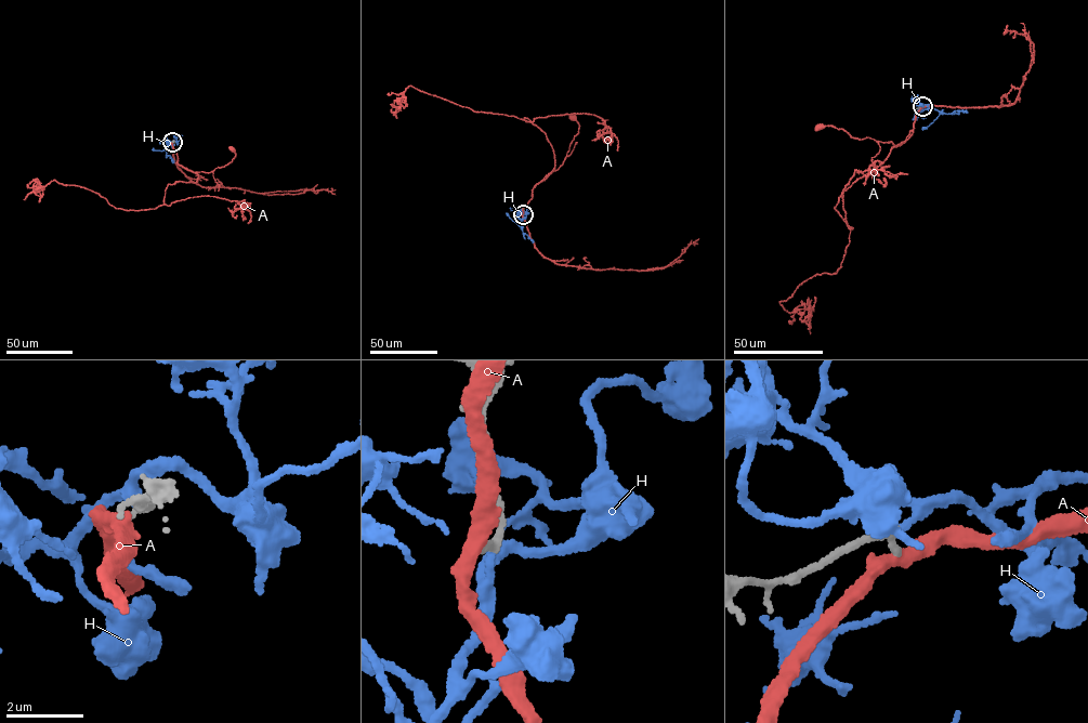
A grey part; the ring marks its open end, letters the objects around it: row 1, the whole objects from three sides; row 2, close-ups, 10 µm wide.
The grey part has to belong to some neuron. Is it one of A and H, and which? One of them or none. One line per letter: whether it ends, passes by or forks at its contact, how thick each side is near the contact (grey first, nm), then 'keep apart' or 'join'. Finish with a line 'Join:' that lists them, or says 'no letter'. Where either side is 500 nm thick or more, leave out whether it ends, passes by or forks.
A: it passes by; calibres 220 and 400 nm; keep apart
H: it passes by; calibres 240 and 130 nm; join
Join: H

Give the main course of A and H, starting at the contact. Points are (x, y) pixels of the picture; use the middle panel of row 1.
A: (523, 214), (533, 187), (562, 165), (578, 132), (579, 125), (573, 117)
H: (523, 214), (520, 224), (533, 242)

